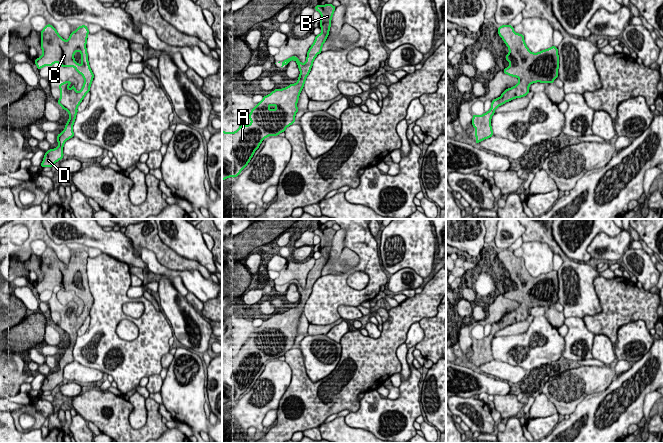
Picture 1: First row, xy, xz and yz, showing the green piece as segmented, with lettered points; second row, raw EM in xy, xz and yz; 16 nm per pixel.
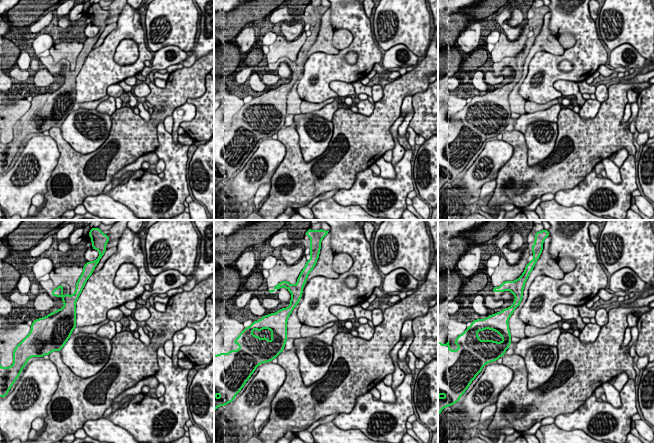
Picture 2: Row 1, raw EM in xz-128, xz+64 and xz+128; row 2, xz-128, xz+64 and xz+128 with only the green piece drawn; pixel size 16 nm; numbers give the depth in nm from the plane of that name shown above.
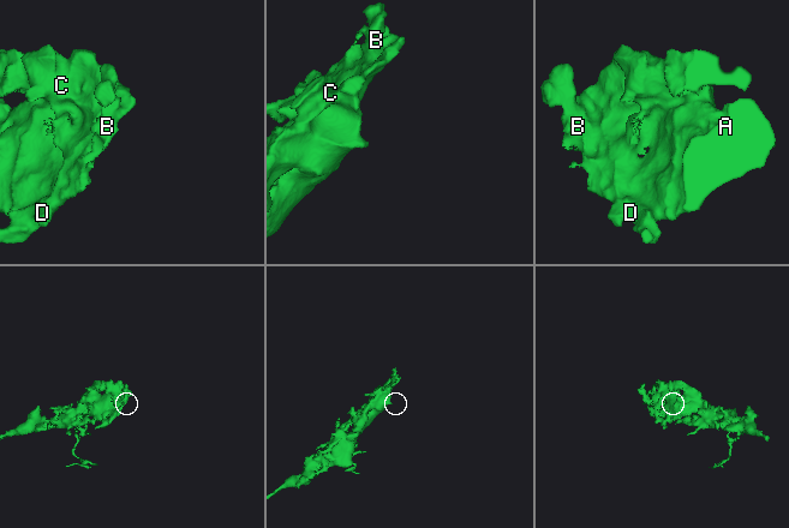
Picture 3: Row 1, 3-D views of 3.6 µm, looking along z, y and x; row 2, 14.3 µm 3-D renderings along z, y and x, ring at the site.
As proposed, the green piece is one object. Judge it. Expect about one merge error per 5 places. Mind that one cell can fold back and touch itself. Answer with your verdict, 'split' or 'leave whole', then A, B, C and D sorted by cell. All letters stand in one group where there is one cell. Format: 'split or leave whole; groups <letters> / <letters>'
leave whole; groups A B C D

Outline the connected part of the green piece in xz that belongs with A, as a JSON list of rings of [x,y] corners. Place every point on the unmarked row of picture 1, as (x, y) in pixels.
[[[332,228],[315,230],[315,234],[321,237],[322,256],[315,261],[304,288],[296,280],[281,286],[281,291],[288,289],[291,284],[297,286],[300,294],[298,305],[283,313],[275,313],[269,319],[264,320],[249,338],[252,346],[250,349],[240,349],[236,356],[222,355],[222,405],[228,401],[235,402],[240,398],[264,362],[277,360],[288,350],[294,348],[295,338],[298,336],[299,319],[314,283],[322,276],[321,273],[328,261],[335,233],[336,231]]]

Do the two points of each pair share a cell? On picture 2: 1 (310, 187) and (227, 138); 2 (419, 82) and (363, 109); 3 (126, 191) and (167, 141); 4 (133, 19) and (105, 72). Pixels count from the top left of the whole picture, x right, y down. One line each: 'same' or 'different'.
1: different
2: different
3: same
4: same

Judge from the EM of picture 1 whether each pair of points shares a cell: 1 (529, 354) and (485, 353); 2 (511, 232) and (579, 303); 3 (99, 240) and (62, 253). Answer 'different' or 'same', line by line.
1: different
2: different
3: different

